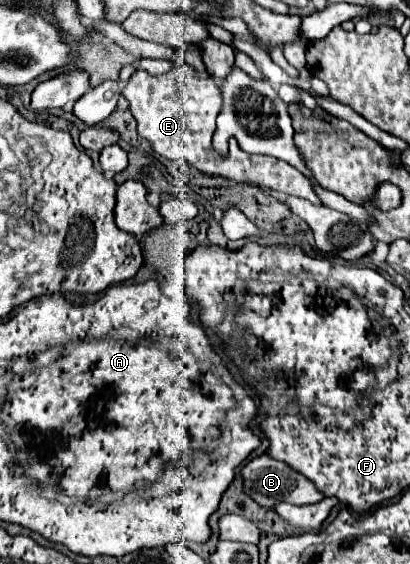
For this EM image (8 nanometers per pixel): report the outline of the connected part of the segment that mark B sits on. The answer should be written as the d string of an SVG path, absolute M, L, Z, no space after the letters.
M269 455L257 457L249 461L243 467L243 481L245 481L245 493L251 495L259 505L263 507L275 507L277 503L293 503L293 505L307 505L307 503L319 503L325 495L315 487L313 481L309 481L299 471L291 469L287 463L271 459Z

